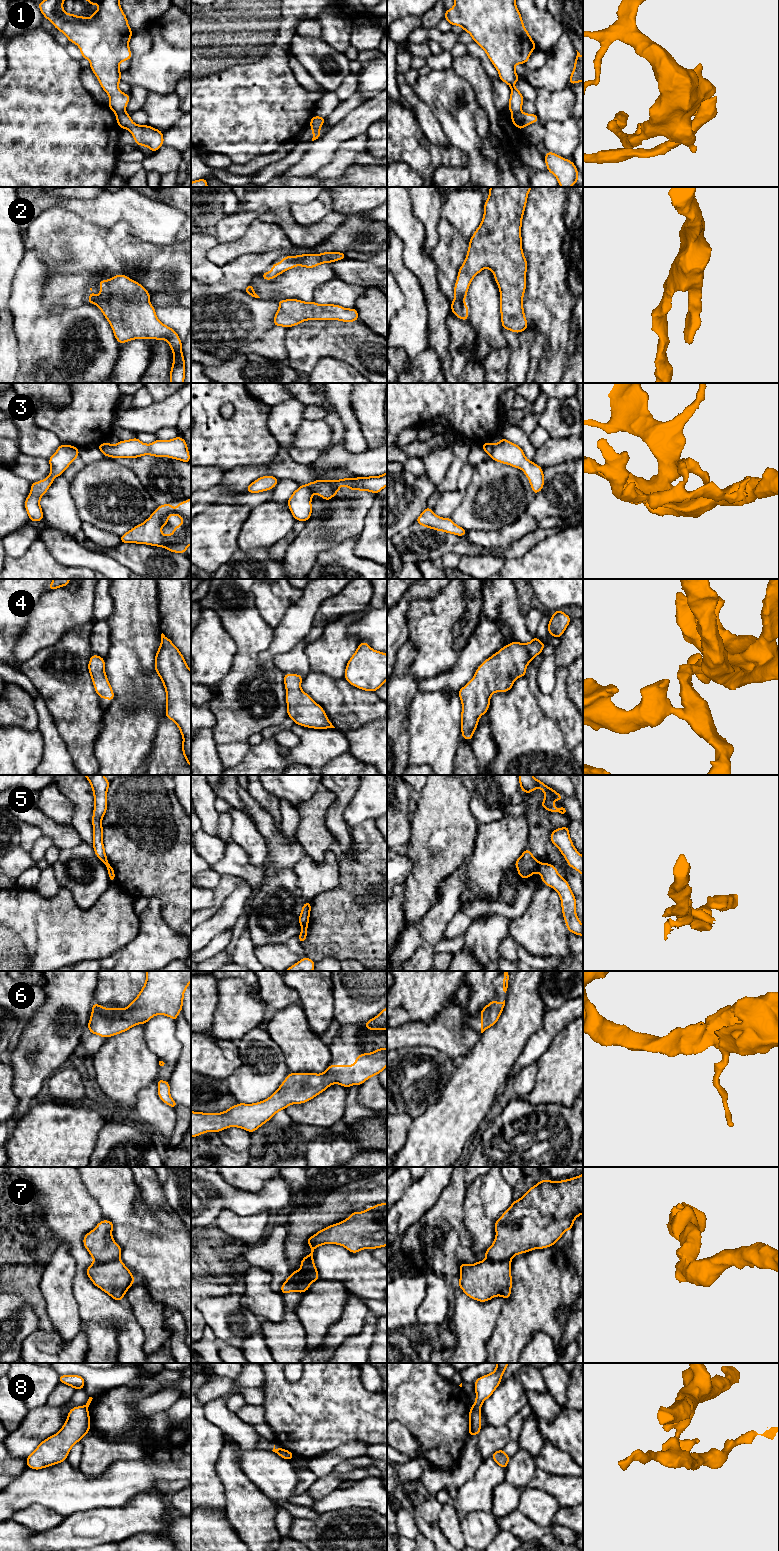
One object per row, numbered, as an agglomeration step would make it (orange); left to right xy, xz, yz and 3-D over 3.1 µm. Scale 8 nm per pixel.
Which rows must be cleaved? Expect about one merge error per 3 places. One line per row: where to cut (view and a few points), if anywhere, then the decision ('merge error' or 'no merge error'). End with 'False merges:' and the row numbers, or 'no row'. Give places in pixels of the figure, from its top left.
1: cut xy (124, 110), (116, 114); merge error
2: cut none; no merge error
3: cut xz (300, 485), (309, 488), (313, 492); merge error
4: cut none; no merge error
5: cut yz (540, 863), (537, 870); merge error
6: cut none; no merge error
7: cut xy (119, 1258), (108, 1262), (94, 1261); merge error
8: cut yz (472, 1406), (479, 1411); merge error
False merges: 1, 3, 5, 7, 8

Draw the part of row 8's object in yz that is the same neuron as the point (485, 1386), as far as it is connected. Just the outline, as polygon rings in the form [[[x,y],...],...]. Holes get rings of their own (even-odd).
[[[496,1363],[496,1369],[487,1375],[479,1377],[475,1382],[476,1399],[473,1407],[481,1410],[483,1402],[488,1399],[501,1384],[502,1376],[509,1363]]]

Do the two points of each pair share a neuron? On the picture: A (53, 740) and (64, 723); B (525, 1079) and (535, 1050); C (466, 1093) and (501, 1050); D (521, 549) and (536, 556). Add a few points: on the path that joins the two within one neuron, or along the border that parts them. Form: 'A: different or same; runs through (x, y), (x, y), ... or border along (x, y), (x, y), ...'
A: different; border along (48, 710), (69, 752)
B: different; border along (535, 1062), (526, 1065), (512, 1079)
C: same; runs through (475, 1082), (490, 1061)
D: different; border along (546, 538), (537, 542), (522, 556), (505, 560)

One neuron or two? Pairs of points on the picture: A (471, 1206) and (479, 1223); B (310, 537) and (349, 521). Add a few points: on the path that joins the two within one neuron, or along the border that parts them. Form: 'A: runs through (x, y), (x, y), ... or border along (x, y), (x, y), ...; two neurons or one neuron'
A: runs through (473, 1210), (475, 1219); one neuron
B: runs through (320, 533), (330, 529), (339, 522); one neuron

